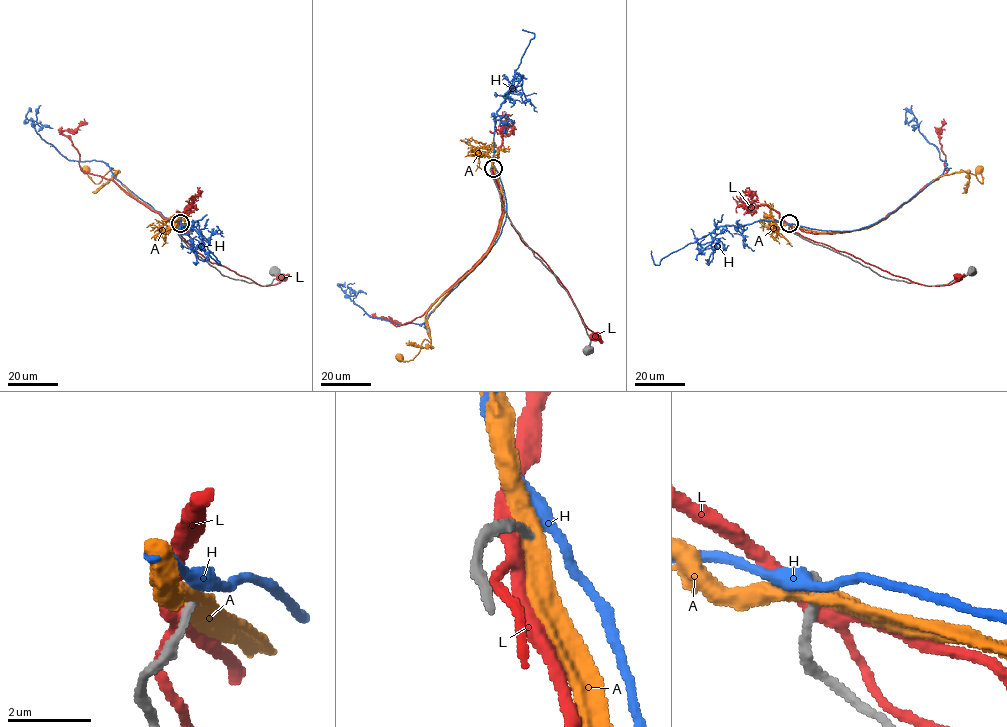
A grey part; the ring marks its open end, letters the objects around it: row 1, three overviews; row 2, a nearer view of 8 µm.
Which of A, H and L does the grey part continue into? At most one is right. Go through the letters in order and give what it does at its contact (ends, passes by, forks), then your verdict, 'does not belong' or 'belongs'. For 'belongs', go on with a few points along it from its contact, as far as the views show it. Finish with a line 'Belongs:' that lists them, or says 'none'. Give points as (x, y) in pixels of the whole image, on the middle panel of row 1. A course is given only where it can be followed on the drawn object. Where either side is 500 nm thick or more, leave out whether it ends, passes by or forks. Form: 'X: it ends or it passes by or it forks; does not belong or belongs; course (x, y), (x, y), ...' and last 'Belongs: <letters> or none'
A: it passes by; does not belong
H: it passes by; does not belong
L: it forks; does not belong
Belongs: none

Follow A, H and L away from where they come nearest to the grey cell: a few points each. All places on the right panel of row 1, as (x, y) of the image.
A: (789, 225), (824, 232), (873, 226), (940, 176), (961, 170), (974, 174), (981, 184), (983, 177), (976, 166)
H: (789, 223), (856, 230), (886, 218), (942, 174), (945, 160), (915, 121), (908, 122), (903, 109)
L: (789, 226), (805, 237), (925, 285), (948, 285), (957, 281), (959, 276)

